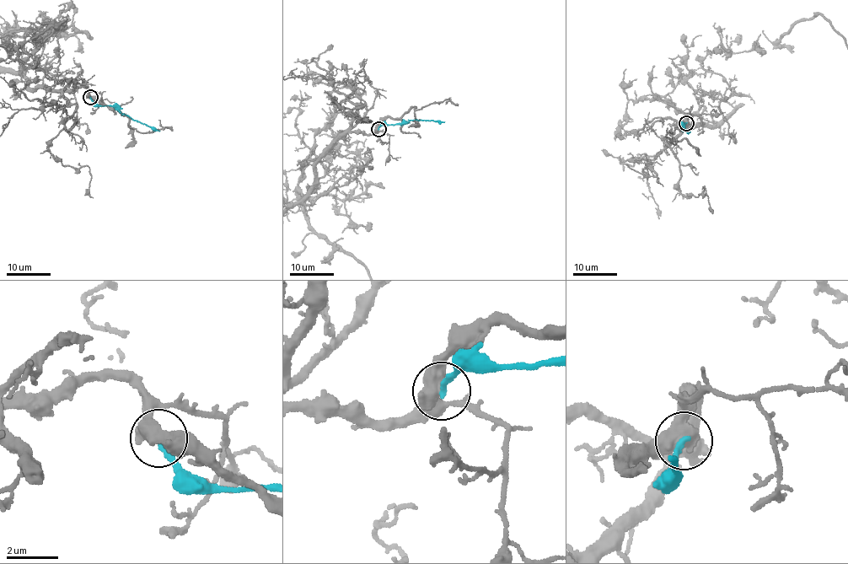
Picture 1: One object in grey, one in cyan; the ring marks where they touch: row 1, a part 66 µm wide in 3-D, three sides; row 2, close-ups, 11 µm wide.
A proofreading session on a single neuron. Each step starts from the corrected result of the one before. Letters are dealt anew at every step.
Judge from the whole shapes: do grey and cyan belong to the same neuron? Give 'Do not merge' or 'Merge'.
Do not merge

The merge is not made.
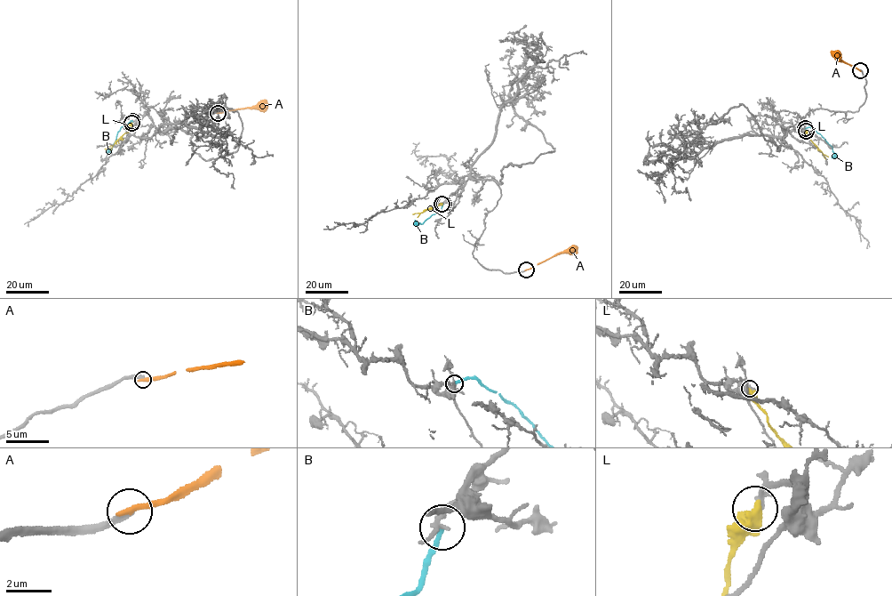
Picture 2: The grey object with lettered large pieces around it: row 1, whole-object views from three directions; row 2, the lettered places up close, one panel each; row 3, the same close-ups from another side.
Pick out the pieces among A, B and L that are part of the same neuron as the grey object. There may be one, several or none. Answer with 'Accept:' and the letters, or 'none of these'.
Accept: none of these

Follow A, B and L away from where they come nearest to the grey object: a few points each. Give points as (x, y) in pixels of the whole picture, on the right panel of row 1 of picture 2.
A: (860, 70), (831, 51)
B: (805, 128), (810, 127), (819, 132), (832, 147), (837, 157)
L: (806, 131), (825, 158)

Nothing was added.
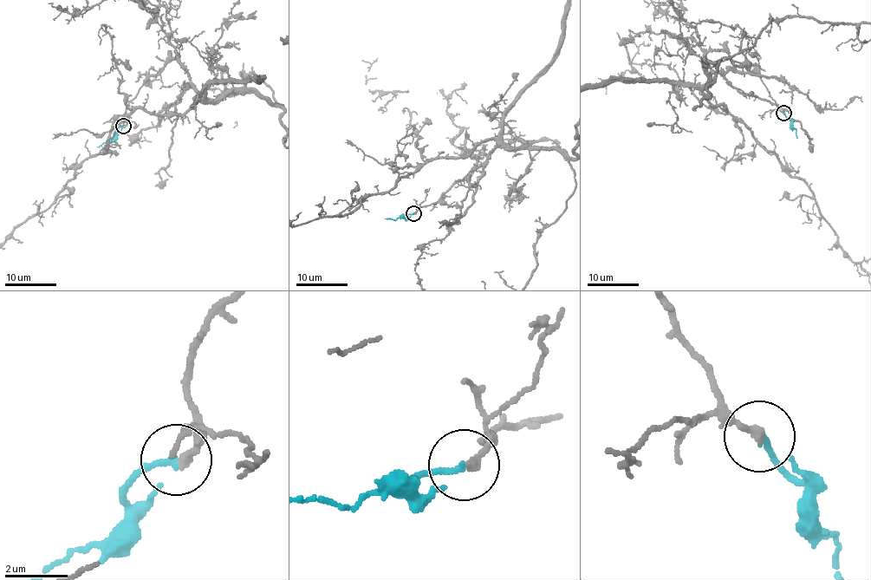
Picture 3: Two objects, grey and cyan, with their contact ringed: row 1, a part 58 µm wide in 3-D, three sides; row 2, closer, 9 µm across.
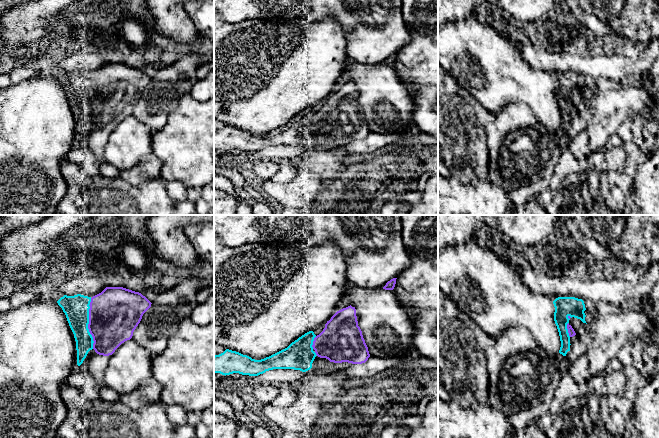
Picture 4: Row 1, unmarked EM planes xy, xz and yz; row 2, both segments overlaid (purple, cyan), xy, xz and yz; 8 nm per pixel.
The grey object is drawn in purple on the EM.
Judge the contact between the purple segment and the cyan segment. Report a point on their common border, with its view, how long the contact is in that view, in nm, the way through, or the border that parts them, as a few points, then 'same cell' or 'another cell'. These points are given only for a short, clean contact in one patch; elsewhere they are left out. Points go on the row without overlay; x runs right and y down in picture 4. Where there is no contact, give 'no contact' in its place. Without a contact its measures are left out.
xy (89, 99) | 400 nm | same cell

